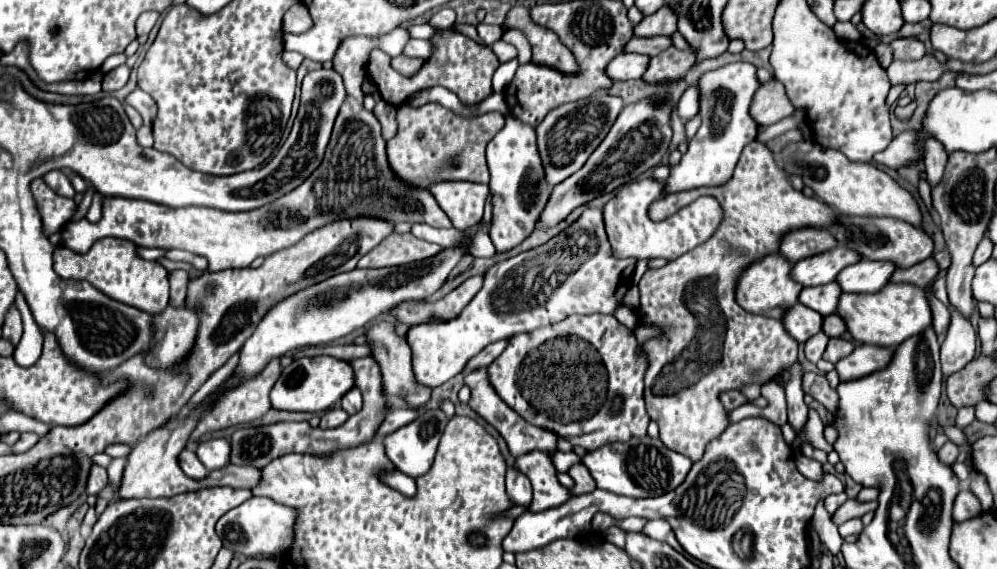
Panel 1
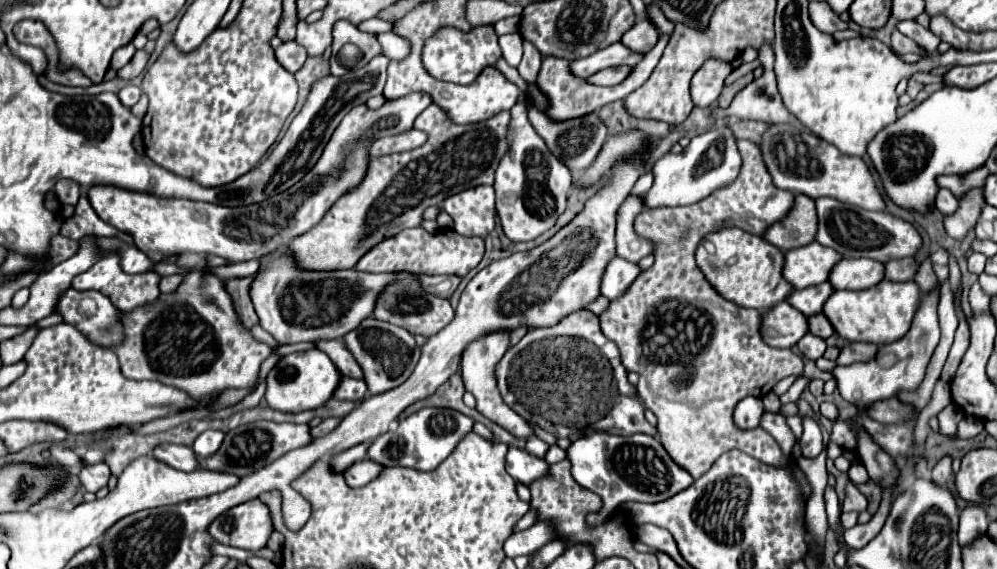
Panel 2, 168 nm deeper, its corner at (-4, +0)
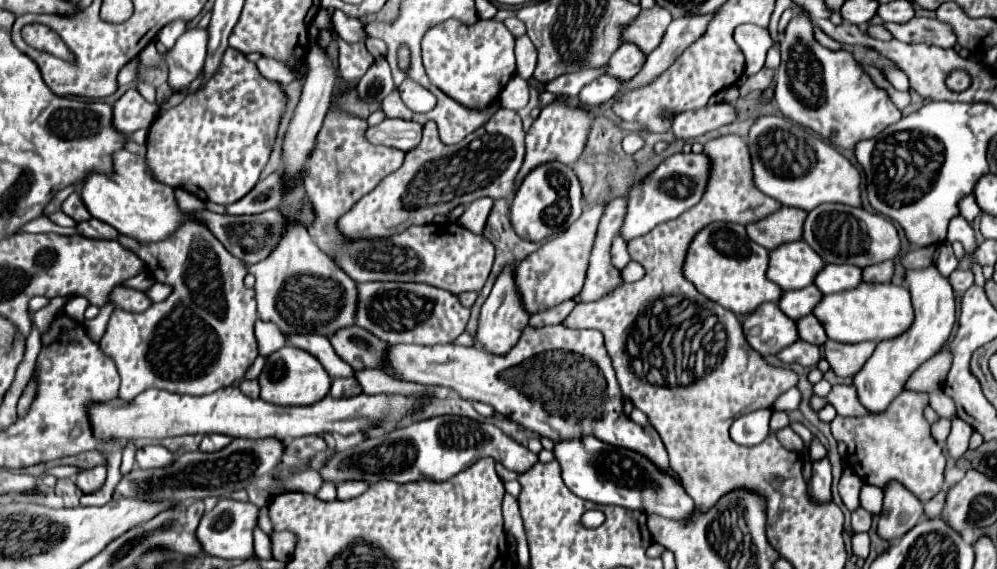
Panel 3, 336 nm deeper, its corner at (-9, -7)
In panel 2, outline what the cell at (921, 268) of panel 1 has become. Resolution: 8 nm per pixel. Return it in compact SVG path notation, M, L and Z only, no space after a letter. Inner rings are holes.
M913 257L889 261L885 263L885 279L887 281L909 281L917 275L917 269L919 269L919 263Z

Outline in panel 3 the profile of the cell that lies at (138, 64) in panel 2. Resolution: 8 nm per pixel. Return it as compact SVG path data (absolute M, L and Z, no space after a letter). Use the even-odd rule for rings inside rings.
M190 28L186 30L174 44L172 50L168 50L164 56L156 52L154 44L150 44L142 54L140 62L160 62L166 60L170 64L170 80L174 80L174 86L184 90L198 78L202 72L206 58L206 30Z

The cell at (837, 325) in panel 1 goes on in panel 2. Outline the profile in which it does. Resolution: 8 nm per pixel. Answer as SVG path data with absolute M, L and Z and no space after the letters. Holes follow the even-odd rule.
M819 313L819 315L811 315L809 317L809 333L827 339L827 337L831 337L835 333L835 329L829 323L829 319L823 313Z

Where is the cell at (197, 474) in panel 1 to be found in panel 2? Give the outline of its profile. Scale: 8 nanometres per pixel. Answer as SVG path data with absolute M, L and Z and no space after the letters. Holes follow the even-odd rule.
M159 445L153 451L153 455L159 461L163 461L179 471L195 471L199 467L197 455L193 453L191 447L185 447L185 445Z

